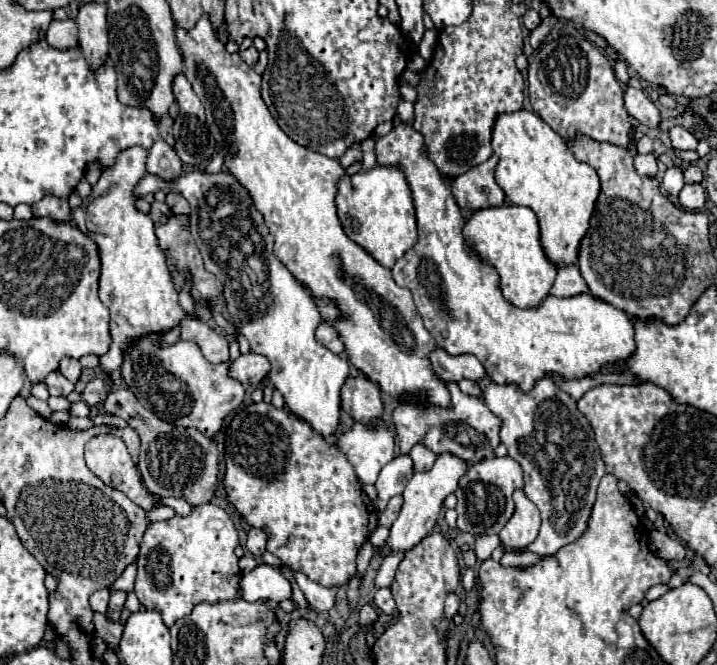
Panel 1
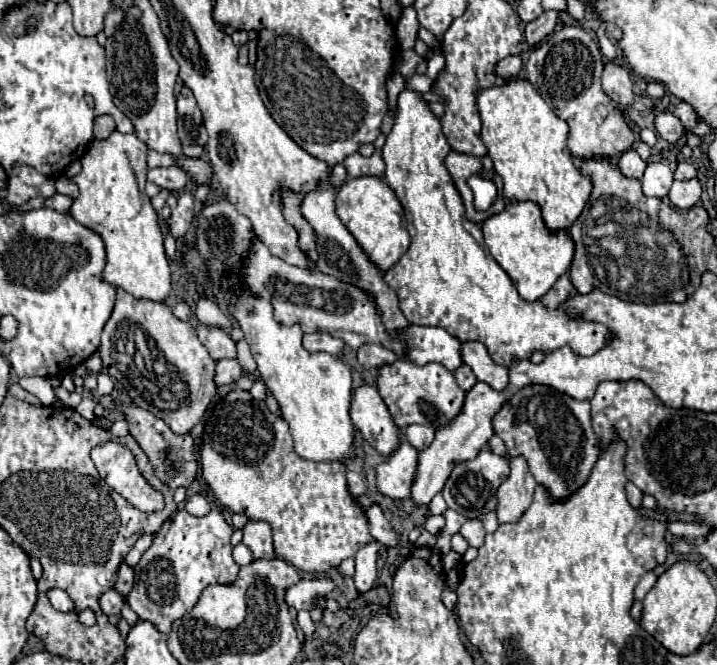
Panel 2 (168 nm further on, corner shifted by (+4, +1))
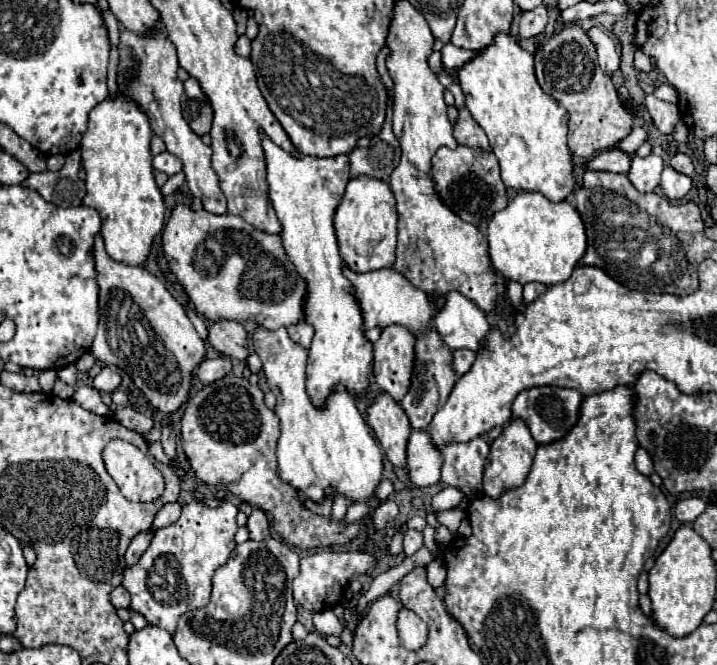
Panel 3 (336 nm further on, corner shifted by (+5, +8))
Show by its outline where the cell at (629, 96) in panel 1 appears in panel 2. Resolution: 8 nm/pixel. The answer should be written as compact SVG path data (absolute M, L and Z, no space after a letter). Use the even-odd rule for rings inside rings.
M607 63L603 71L603 91L623 107L633 105L633 81L629 69L617 65L617 63Z

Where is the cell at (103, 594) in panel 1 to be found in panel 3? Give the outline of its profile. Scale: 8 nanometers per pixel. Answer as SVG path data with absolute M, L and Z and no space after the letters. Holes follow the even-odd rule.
M124 586L114 588L112 594L110 594L110 598L112 598L112 604L114 604L116 608L130 608L130 594L126 592Z

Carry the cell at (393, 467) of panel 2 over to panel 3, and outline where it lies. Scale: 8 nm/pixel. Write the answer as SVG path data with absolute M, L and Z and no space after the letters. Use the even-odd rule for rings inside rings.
M412 430L408 440L408 474L414 486L432 486L440 480L442 454L426 430Z

